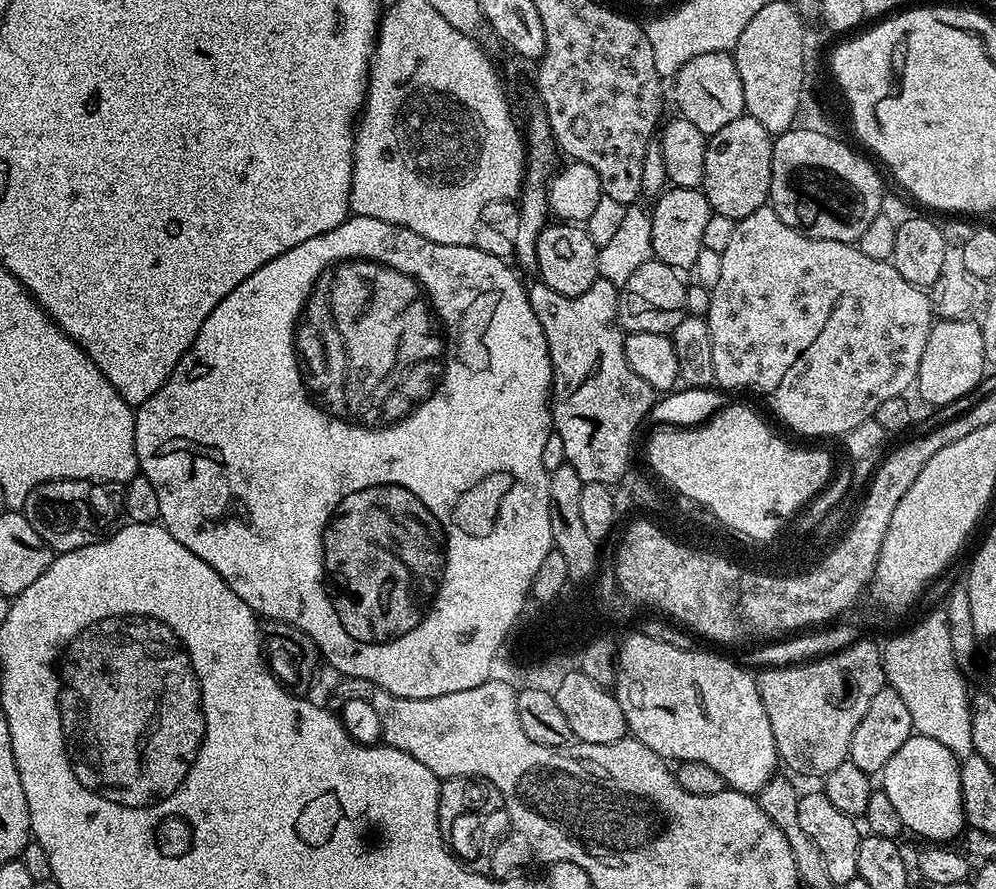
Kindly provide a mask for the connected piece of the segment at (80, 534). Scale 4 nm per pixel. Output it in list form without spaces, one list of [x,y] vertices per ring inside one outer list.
[[[51,480],[30,490],[22,511],[53,553],[59,554],[107,540],[121,527],[124,498],[113,485],[95,480]]]

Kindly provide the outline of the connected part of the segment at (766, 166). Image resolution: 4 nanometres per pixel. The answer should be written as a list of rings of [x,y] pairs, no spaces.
[[[747,114],[734,118],[734,122],[722,126],[722,130],[708,137],[702,191],[717,217],[725,216],[728,222],[735,222],[754,214],[754,210],[765,207],[769,203],[773,139],[773,133],[768,132],[766,126],[762,126],[762,122],[758,122]]]

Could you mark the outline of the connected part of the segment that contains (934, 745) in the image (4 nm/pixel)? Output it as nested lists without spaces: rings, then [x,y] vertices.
[[[913,734],[906,742],[902,742],[898,754],[894,754],[890,762],[886,762],[882,779],[884,779],[882,790],[898,810],[898,818],[902,818],[909,833],[912,831],[914,835],[922,836],[926,842],[952,842],[956,835],[957,839],[965,831],[960,760],[950,750],[946,750],[942,742],[934,742],[934,738]]]

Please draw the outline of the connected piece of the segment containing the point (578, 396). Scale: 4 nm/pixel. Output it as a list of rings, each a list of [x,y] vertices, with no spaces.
[[[597,278],[585,293],[576,297],[566,297],[541,282],[528,288],[528,301],[542,322],[542,334],[546,334],[546,346],[552,363],[552,390],[550,407],[555,439],[560,439],[563,459],[586,484],[615,485],[630,470],[628,459],[632,456],[632,439],[640,428],[640,423],[649,419],[654,403],[654,393],[626,362],[624,337],[616,311],[620,293],[617,285]]]

